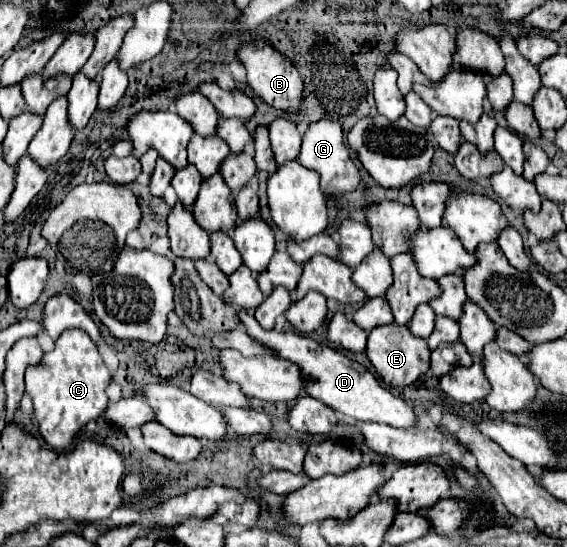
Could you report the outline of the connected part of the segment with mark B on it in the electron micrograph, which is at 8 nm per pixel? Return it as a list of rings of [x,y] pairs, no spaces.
[[[242,43],[238,49],[238,59],[248,71],[248,85],[254,89],[254,93],[268,103],[274,109],[280,109],[284,113],[298,113],[300,105],[304,101],[304,83],[300,73],[294,69],[290,59],[286,59],[282,53],[278,53],[274,47],[264,45],[258,49],[254,43]]]

